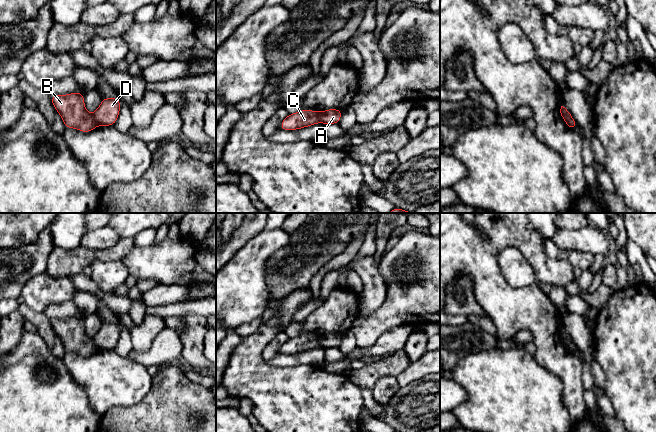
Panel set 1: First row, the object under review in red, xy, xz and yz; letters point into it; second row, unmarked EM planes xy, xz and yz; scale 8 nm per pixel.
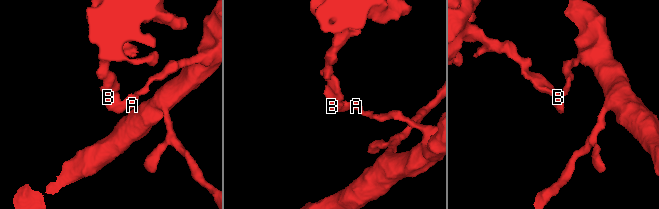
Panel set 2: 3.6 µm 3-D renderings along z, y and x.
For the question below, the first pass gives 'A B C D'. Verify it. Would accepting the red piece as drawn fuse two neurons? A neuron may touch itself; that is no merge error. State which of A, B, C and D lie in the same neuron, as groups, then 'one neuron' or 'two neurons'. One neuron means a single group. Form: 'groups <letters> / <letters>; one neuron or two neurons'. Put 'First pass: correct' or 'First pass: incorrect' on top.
First pass: incorrect
groups A D / B C; two neurons

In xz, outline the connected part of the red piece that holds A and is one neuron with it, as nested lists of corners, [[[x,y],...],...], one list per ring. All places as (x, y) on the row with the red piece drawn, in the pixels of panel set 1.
[[[328,109],[319,113],[319,119],[323,124],[339,123],[342,115],[342,110]]]

